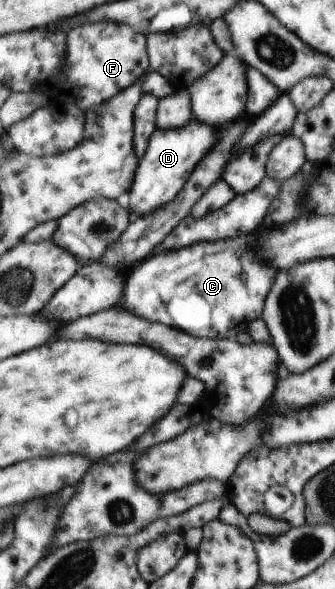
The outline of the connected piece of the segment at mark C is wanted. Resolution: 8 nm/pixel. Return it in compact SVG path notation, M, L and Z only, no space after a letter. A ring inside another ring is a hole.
M236 237L230 241L196 243L196 247L148 257L132 269L118 307L194 337L234 339L238 333L246 333L248 323L263 314L264 301L276 277L272 267L266 269L256 255L250 255L250 239Z

